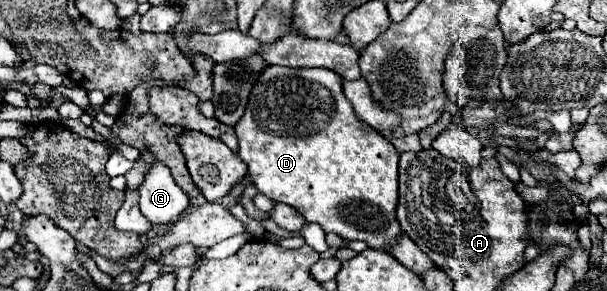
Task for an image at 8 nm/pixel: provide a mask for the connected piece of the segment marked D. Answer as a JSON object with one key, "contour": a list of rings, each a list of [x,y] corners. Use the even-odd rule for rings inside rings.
{"contour":[[[266,66],[254,82],[244,116],[234,130],[240,144],[238,154],[248,166],[248,176],[270,200],[296,208],[306,222],[320,224],[324,232],[334,232],[344,240],[364,240],[374,250],[382,250],[400,236],[402,230],[394,216],[400,156],[382,134],[356,116],[342,94],[342,78],[336,72],[328,68]]]}

